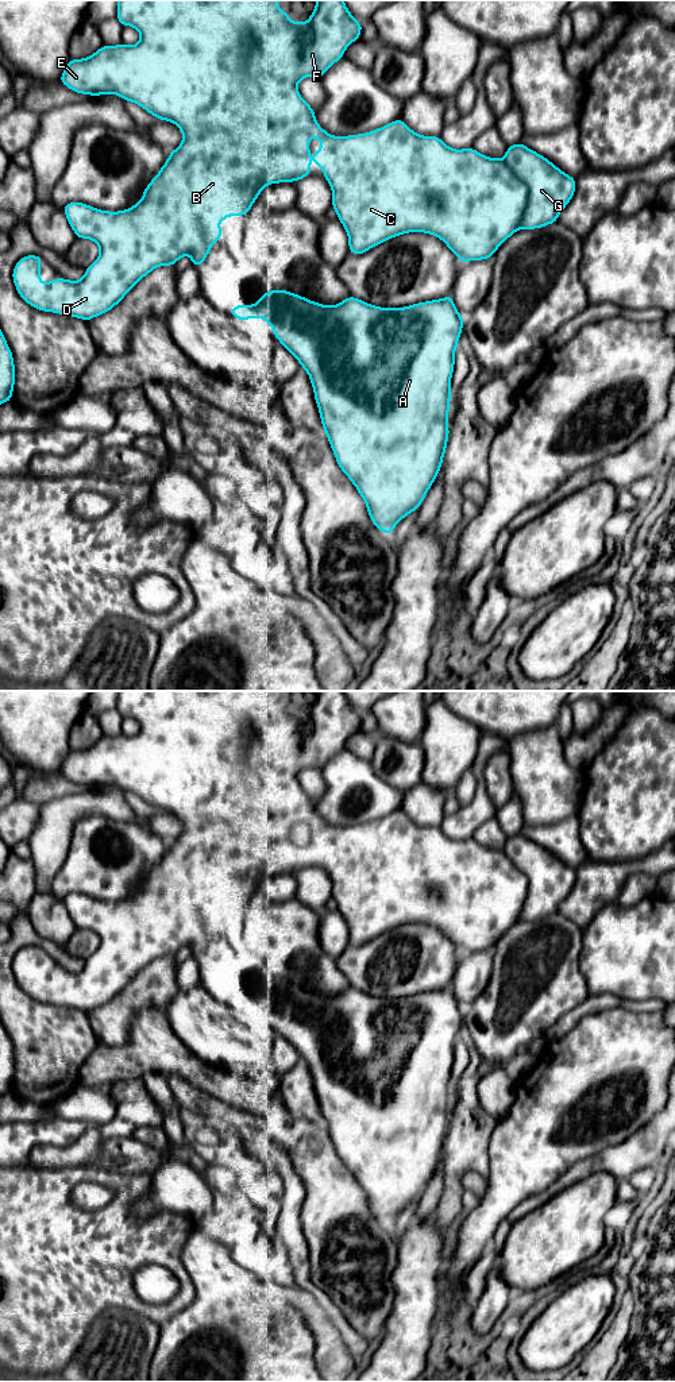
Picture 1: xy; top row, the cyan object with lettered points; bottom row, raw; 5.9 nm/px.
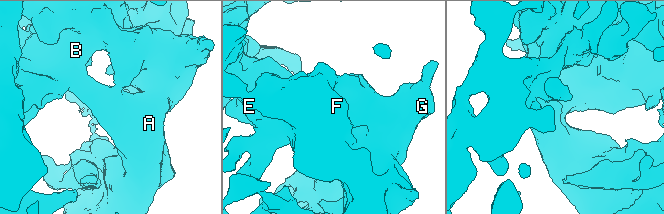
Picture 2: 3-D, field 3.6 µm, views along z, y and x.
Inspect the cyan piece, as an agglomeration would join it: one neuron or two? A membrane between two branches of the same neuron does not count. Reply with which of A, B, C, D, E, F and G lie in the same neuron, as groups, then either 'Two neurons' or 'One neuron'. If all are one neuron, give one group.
Groups: A B C D E F G. One neuron

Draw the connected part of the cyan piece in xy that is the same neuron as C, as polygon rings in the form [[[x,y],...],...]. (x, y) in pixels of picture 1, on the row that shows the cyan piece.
[[[117,0],[117,22],[124,27],[130,26],[140,32],[140,40],[134,46],[124,43],[116,46],[103,45],[88,58],[70,58],[63,69],[59,82],[73,92],[88,96],[103,96],[115,93],[124,101],[132,101],[142,107],[146,112],[155,116],[157,120],[167,120],[174,123],[182,132],[181,144],[169,153],[167,161],[159,169],[158,174],[148,182],[143,190],[139,202],[124,211],[101,211],[86,205],[81,201],[72,201],[62,206],[70,228],[77,239],[90,239],[100,247],[99,258],[85,269],[85,274],[80,281],[66,278],[55,278],[46,283],[40,283],[40,255],[22,256],[12,270],[12,281],[18,294],[32,308],[42,312],[66,314],[76,319],[89,321],[115,308],[127,293],[155,267],[174,266],[181,256],[189,255],[194,267],[201,267],[207,259],[212,244],[217,243],[223,236],[223,227],[217,227],[217,221],[224,221],[228,216],[247,216],[252,204],[261,192],[270,184],[297,182],[310,174],[309,162],[309,138],[319,138],[321,147],[315,151],[315,162],[324,171],[324,178],[332,189],[332,208],[336,211],[338,219],[347,235],[351,255],[362,255],[375,246],[410,232],[423,232],[441,239],[446,246],[456,255],[460,263],[471,260],[485,260],[493,258],[498,247],[509,239],[517,229],[537,229],[558,223],[559,213],[567,206],[576,190],[576,178],[566,174],[549,159],[541,154],[528,148],[522,142],[508,146],[502,159],[490,158],[478,153],[474,147],[455,150],[448,147],[441,136],[424,136],[408,127],[400,117],[394,121],[373,130],[366,134],[335,136],[328,134],[319,126],[315,109],[300,96],[297,85],[305,77],[321,78],[324,73],[339,59],[344,58],[346,49],[360,38],[363,23],[359,23],[348,11],[344,0],[316,0],[316,8],[310,12],[308,22],[292,22],[288,11],[278,9],[278,0]]]

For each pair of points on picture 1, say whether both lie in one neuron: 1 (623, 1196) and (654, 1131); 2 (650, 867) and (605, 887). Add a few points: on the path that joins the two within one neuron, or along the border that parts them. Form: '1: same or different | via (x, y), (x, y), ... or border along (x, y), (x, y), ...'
1: different | border along (627, 1177), (618, 1181)
2: same | via (639, 867), (625, 868), (616, 876)

